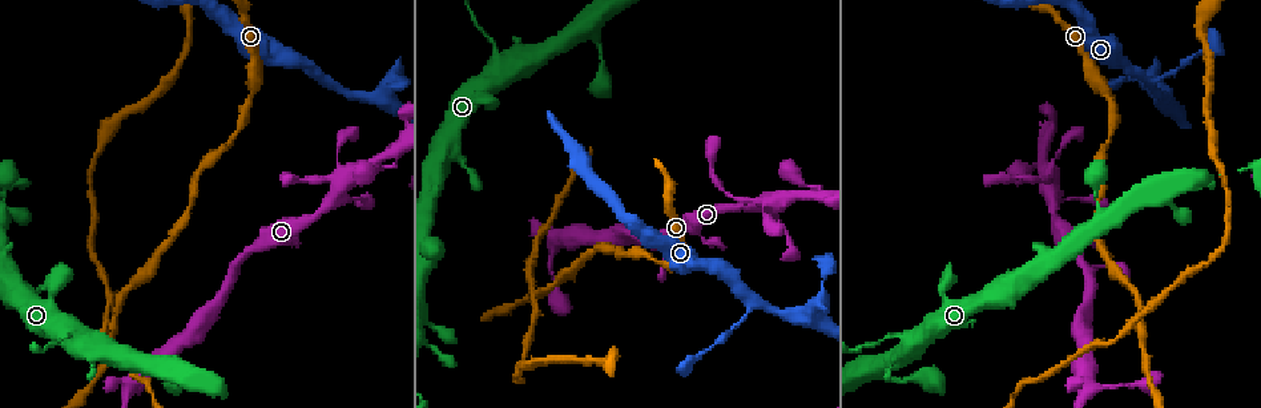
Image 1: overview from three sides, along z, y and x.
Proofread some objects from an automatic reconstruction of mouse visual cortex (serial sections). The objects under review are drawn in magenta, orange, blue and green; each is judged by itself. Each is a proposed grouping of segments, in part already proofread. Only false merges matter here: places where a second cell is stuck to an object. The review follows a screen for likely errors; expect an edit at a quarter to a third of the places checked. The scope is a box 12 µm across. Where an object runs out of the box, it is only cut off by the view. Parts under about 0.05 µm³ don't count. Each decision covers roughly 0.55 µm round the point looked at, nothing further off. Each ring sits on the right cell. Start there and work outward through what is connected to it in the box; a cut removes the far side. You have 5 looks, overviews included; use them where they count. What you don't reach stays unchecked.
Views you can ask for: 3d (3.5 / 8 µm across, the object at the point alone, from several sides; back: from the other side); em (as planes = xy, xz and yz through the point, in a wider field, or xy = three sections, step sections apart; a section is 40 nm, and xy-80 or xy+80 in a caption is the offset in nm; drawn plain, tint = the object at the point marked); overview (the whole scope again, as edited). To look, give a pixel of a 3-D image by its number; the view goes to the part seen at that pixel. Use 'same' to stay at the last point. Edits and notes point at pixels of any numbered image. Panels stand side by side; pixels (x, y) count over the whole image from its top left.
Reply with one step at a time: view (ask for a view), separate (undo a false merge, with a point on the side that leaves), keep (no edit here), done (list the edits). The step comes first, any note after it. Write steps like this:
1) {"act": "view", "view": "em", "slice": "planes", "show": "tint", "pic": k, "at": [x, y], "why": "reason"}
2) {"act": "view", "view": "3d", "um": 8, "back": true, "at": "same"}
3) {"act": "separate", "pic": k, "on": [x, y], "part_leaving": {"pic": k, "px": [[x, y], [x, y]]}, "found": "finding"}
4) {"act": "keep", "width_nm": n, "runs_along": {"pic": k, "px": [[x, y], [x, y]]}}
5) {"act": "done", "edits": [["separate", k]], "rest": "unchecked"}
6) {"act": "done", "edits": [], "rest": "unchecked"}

{"act": "view", "view": "3d", "um": 3.5, "pic": 1, "at": [904, 340], "why": "three arms meet"}

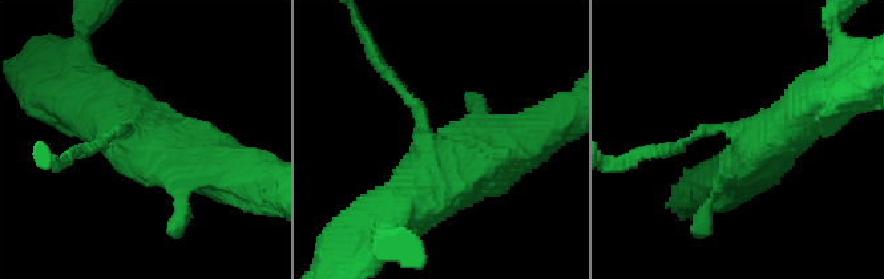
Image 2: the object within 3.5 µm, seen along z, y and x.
{"act": "view", "view": "em", "slice": "xy", "step": 2, "show": "tint", "pic": 2, "at": [427, 149]}

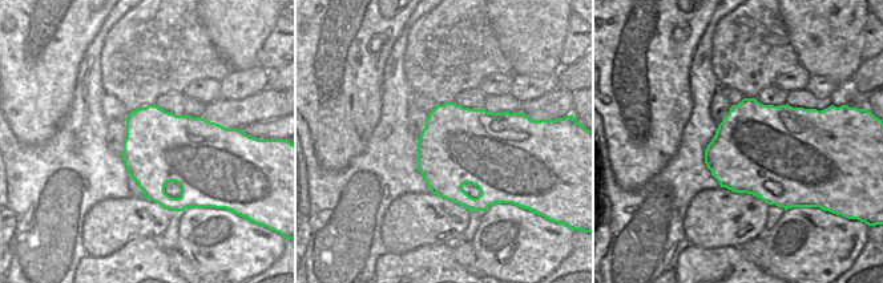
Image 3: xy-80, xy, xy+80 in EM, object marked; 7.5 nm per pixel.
{"act": "keep", "width_nm": 600, "runs_along": {"pic": 2, "px": [[391, 218], [452, 168], [529, 140]]}, "found": "continuous, no second cell"}

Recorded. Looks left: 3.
{"act": "view", "view": "3d", "um": 3.5, "pic": 1, "at": [115, 307], "why": "a fork"}

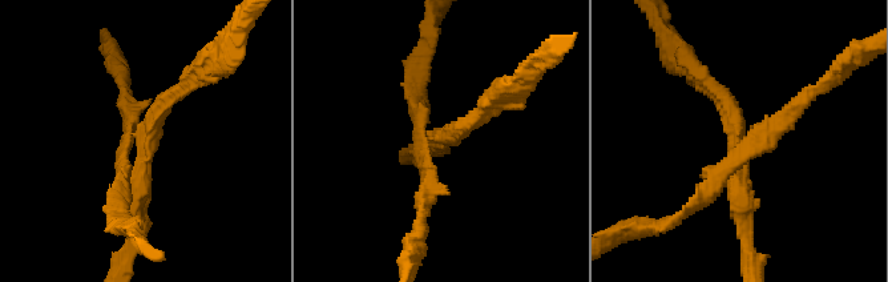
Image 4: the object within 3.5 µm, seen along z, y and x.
{"act": "view", "view": "em", "slice": "xy", "step": 1, "show": "tint", "pic": 4, "at": [737, 136], "arms": 3, "arm_widths_nm": [150, 200, 200]}

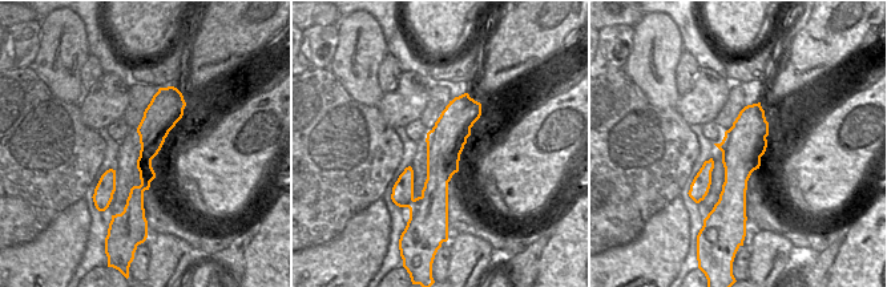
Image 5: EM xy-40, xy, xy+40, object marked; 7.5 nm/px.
{"act": "separate", "pic": 4, "on": [782, 119], "width_nm": 280, "part_leaving": {"pic": 4, "px": [[746, 142], [796, 109], [840, 64]]}, "found": "a second cell is stuck on"}

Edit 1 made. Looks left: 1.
{"act": "done", "edits": [["separate", 4]], "rest": "unchecked"}

